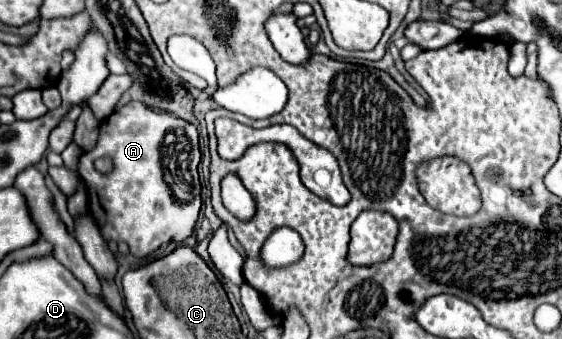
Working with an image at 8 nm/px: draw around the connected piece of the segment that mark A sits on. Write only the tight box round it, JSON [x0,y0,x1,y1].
[77,102,199,258]

